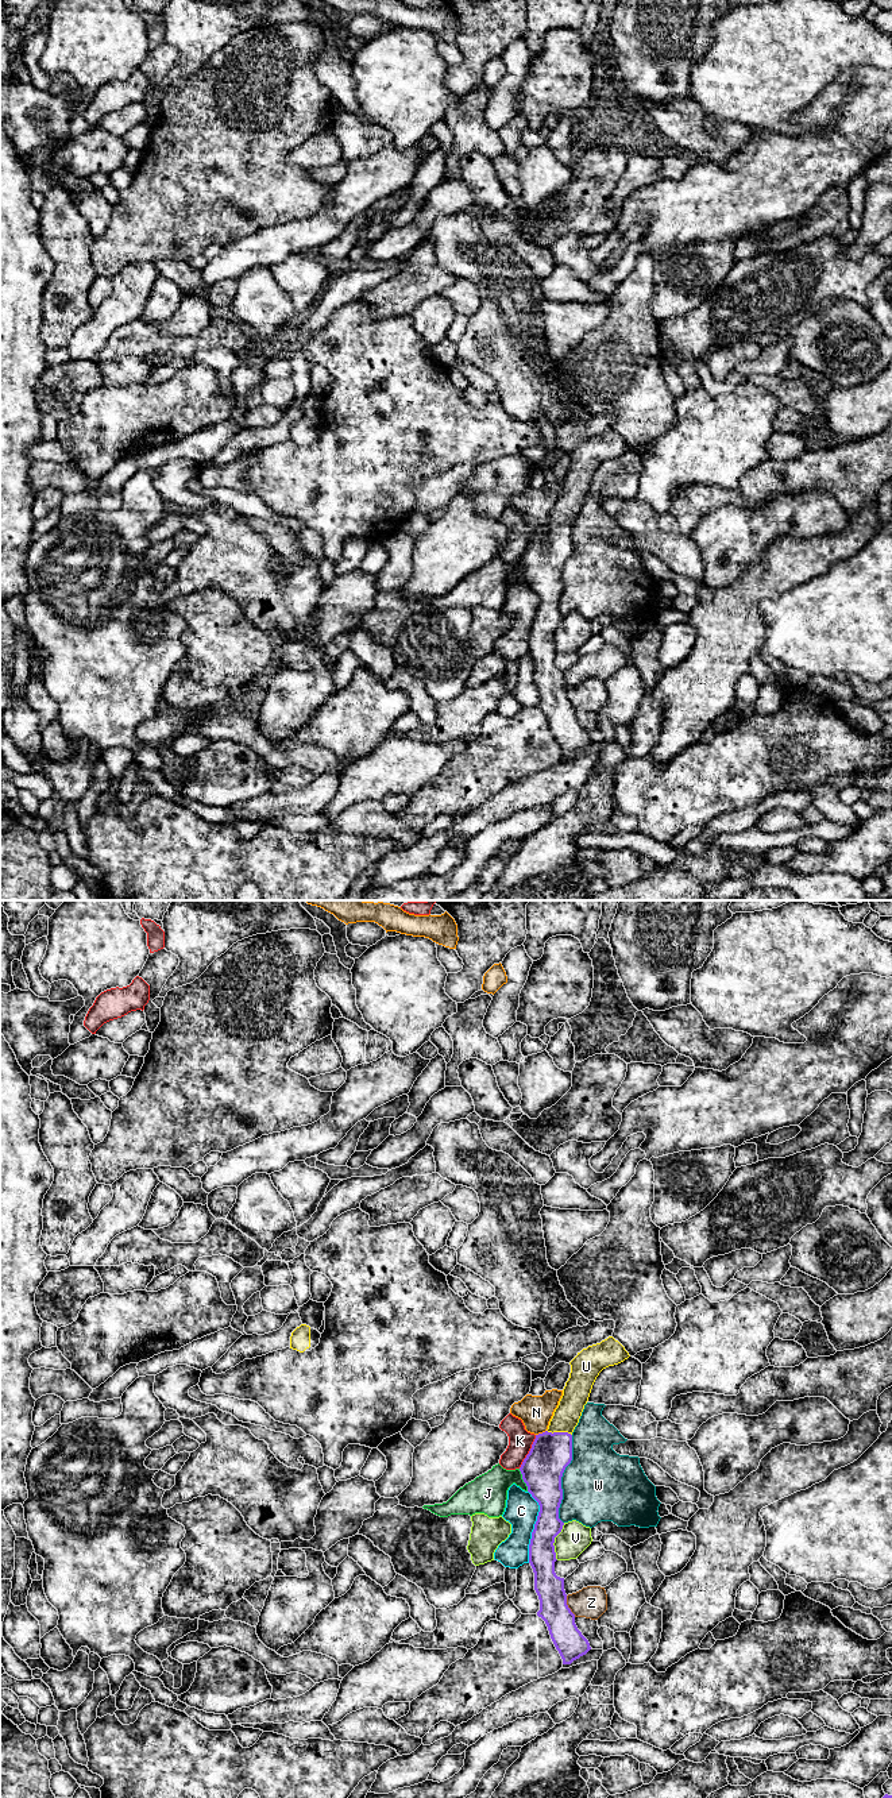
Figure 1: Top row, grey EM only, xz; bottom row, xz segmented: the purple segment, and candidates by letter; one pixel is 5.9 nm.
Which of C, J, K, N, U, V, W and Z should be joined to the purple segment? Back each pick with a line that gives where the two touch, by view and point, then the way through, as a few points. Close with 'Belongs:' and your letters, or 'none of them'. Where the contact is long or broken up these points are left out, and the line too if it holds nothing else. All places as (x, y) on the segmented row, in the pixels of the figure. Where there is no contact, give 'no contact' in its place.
U: meets purple in xz at (559, 1432); runs through xz (541, 1470), (559, 1432), (575, 1395)
Belongs: U

